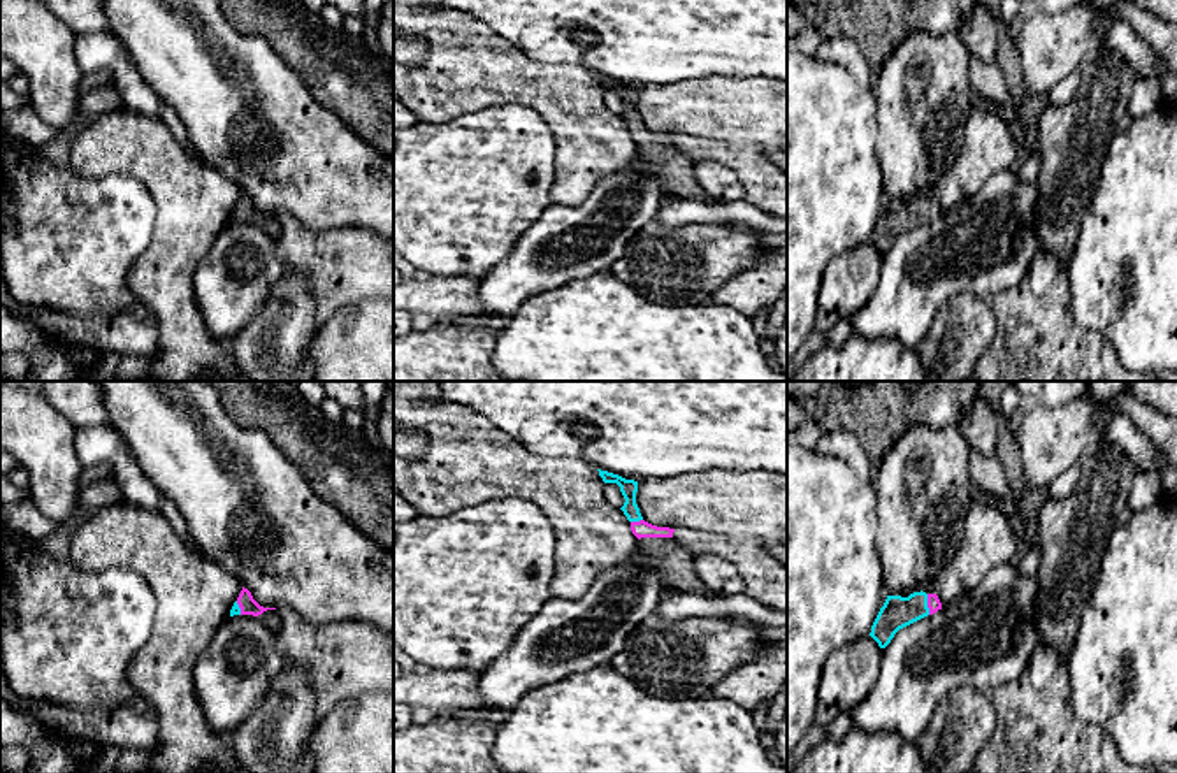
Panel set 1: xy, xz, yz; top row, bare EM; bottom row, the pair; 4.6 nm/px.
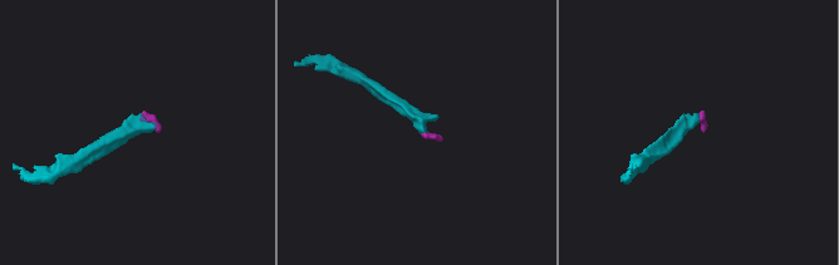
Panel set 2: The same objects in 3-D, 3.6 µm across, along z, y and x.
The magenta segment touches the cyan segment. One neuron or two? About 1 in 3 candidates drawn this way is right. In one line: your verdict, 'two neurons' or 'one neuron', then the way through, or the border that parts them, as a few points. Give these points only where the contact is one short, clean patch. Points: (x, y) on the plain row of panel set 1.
one neuron | across yz (933, 209), (928, 211), (898, 218)

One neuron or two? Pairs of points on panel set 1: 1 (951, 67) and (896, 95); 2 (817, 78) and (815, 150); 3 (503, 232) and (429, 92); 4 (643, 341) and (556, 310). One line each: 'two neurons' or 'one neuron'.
1: one neuron
2: one neuron
3: two neurons
4: one neuron

